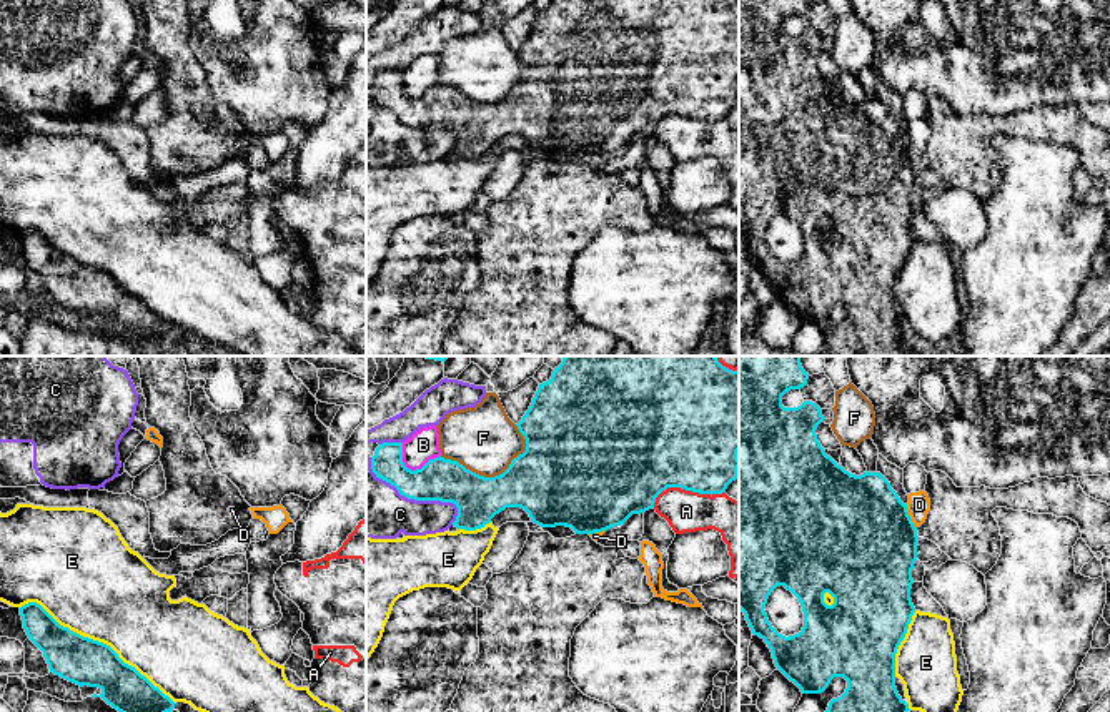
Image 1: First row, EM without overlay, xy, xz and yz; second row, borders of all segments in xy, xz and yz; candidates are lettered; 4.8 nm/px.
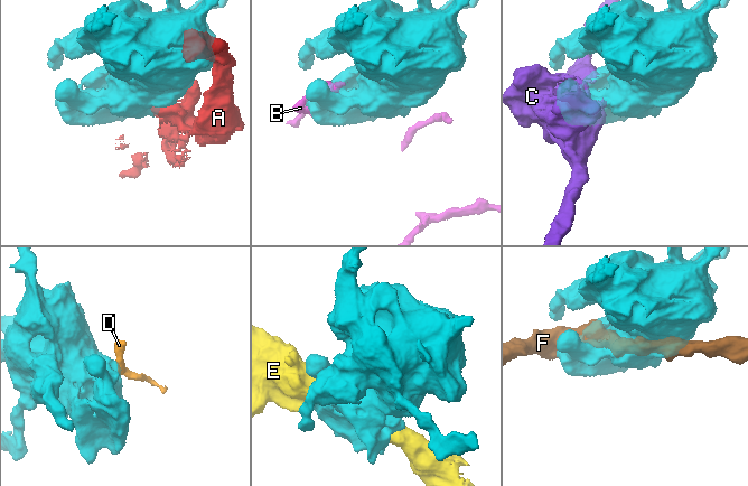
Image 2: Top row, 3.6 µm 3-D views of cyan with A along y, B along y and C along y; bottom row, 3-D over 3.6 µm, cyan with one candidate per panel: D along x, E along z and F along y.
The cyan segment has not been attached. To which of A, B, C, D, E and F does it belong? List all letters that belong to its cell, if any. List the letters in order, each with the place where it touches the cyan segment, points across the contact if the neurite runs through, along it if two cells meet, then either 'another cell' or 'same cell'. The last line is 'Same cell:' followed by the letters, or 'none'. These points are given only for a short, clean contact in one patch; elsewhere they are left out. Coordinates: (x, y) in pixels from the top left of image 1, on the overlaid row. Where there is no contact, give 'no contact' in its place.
A: xz (686, 489) | another cell
B: xz (410, 469) | another cell
C: xz (416, 499) | another cell
D: yz (909, 516) | along yz (906, 504), (916, 528) | another cell
E: xy (97, 641) | another cell
F: xz (488, 478) | another cell
Same cell: none

